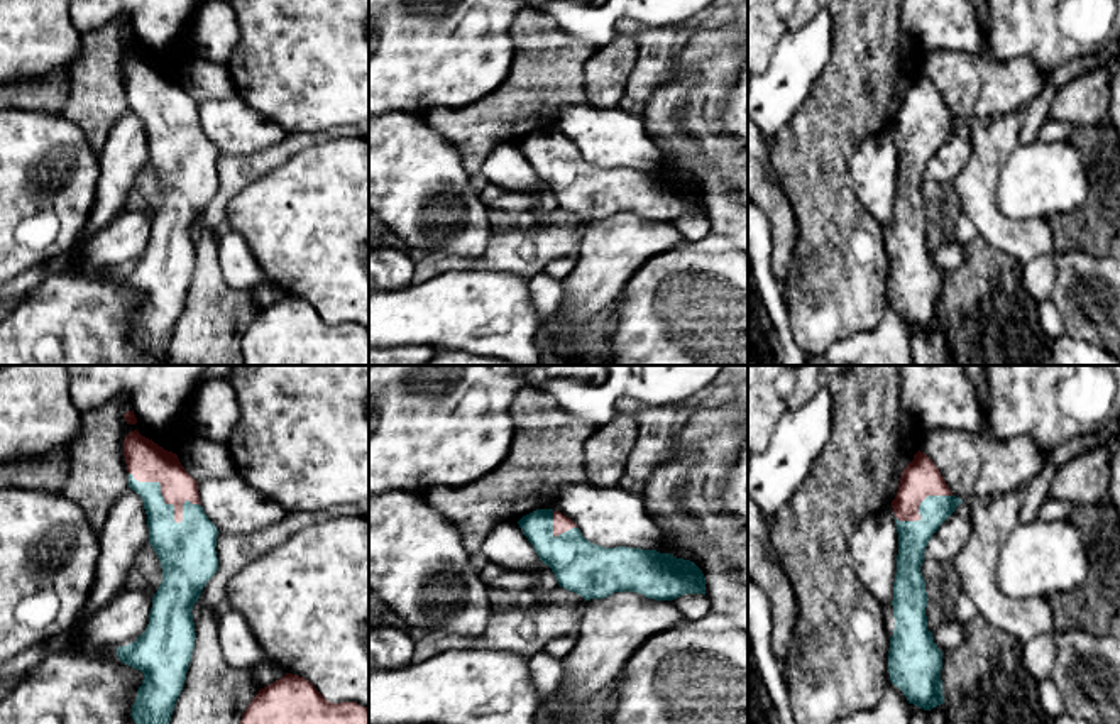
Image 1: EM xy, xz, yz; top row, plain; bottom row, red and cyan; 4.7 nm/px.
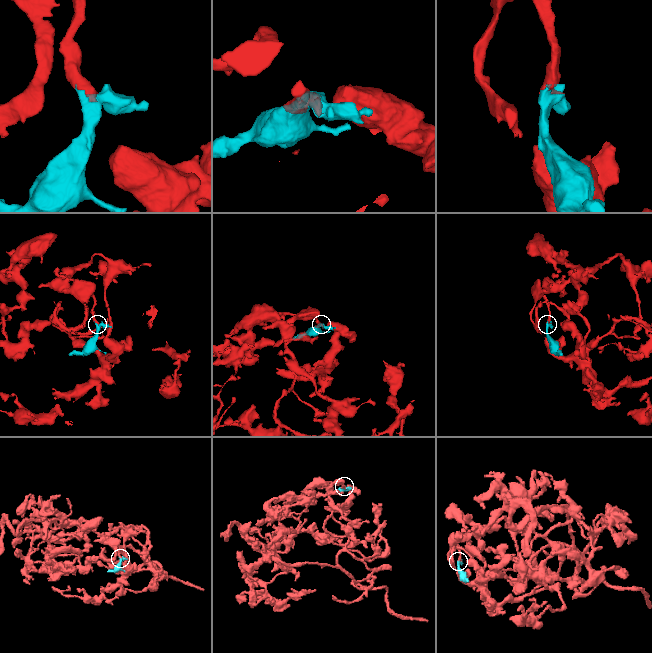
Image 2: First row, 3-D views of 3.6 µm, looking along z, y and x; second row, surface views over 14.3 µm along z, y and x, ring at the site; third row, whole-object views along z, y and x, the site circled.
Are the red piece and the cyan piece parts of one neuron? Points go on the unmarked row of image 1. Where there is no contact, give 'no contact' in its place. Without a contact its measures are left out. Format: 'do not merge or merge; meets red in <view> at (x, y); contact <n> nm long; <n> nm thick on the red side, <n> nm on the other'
merge; meets red in xy at (171, 124); contact 380 nm long; 190 nm thick on the red side, 280 nm on the other

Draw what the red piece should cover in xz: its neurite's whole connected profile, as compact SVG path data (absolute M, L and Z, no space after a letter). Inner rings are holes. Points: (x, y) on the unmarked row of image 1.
M536 130L518 145L558 206L585 222L626 211L655 222L705 217L705 198L690 181L656 171L594 166L570 139L553 130Z

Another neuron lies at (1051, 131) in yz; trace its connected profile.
M1046 118L1039 129L1037 140L1040 142L1061 142L1068 140L1069 134L1074 130L1071 123L1064 123L1054 118Z

